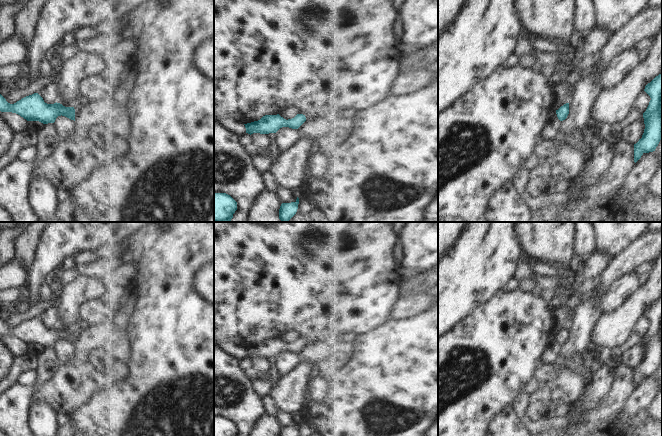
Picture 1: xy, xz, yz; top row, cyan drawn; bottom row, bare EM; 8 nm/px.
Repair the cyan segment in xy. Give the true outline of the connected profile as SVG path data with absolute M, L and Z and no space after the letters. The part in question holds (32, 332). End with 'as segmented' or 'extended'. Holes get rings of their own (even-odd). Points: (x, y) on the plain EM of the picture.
M38 317L26 320L14 328L8 327L0 318L0 335L16 337L27 345L39 345L43 348L54 347L61 339L75 345L74 331L65 331L57 326L47 328Z | as segmented

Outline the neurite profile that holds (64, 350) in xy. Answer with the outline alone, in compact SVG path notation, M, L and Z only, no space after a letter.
M58 340L53 347L60 365L66 365L70 362L75 354L75 345L65 340Z

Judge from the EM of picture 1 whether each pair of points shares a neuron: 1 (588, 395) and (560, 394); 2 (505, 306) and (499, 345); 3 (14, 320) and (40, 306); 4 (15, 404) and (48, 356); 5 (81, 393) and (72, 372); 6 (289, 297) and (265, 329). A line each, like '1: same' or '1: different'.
1: different
2: same
3: same
4: same
5: same
6: same

